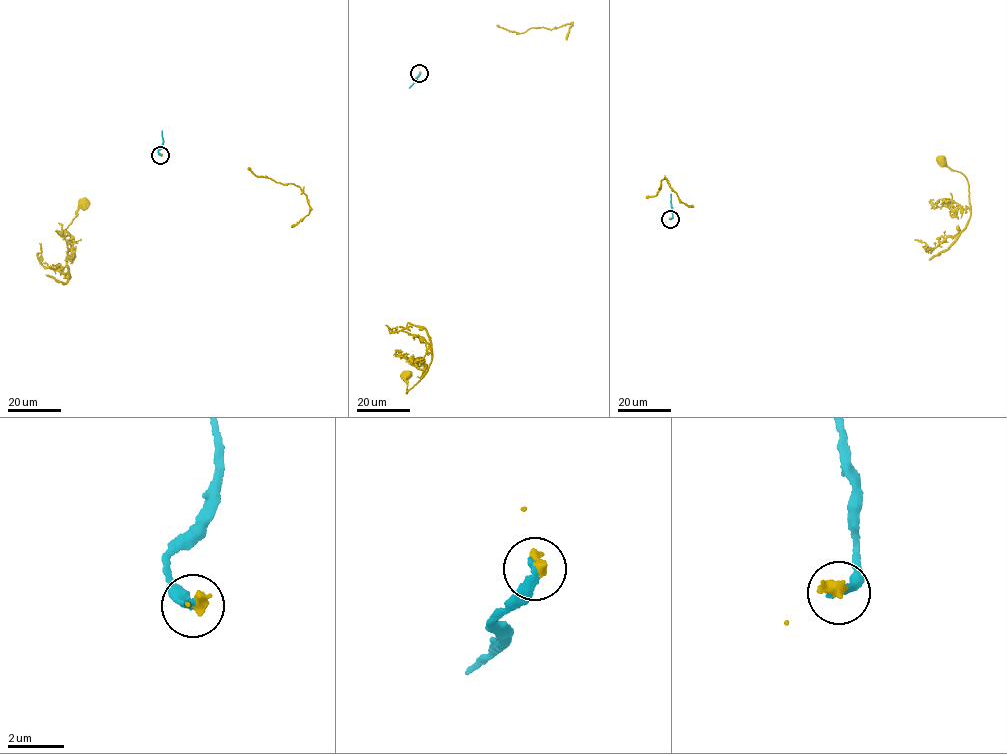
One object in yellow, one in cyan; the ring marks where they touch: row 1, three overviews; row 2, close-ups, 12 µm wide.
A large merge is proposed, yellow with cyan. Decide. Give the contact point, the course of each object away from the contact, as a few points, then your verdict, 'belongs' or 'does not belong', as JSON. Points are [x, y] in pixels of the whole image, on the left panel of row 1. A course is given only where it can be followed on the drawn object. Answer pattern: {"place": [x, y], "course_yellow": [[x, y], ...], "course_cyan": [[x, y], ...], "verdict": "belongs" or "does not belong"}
{"place": [160, 155], "course_yellow": [[161, 155], [41, 244], [44, 266], [54, 268], [257, 176], [299, 185], [305, 194], [309, 213], [291, 227]], "course_cyan": [[161, 155], [161, 131]], "verdict": "does not belong"}

